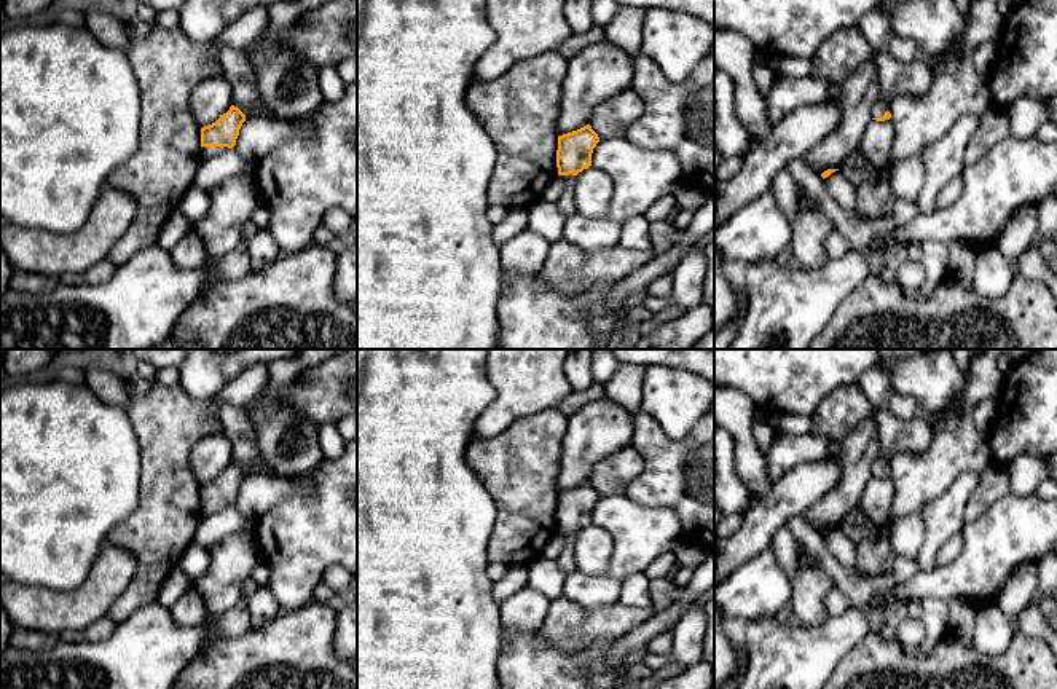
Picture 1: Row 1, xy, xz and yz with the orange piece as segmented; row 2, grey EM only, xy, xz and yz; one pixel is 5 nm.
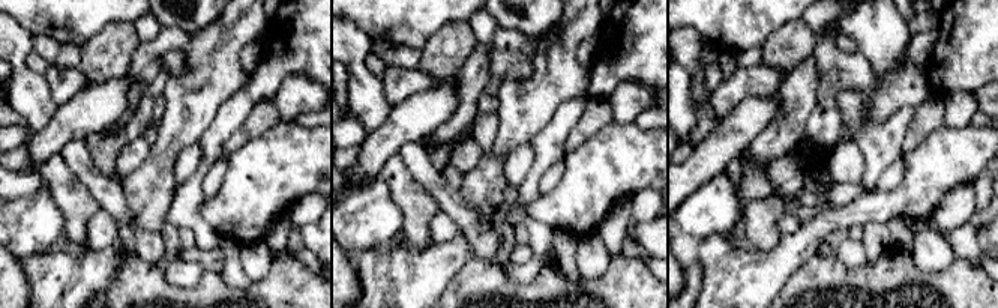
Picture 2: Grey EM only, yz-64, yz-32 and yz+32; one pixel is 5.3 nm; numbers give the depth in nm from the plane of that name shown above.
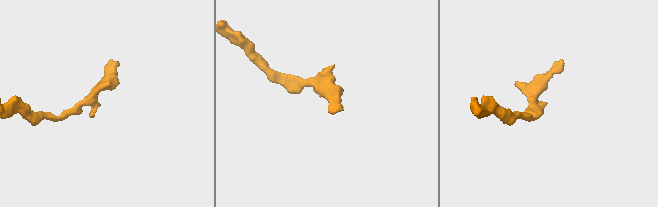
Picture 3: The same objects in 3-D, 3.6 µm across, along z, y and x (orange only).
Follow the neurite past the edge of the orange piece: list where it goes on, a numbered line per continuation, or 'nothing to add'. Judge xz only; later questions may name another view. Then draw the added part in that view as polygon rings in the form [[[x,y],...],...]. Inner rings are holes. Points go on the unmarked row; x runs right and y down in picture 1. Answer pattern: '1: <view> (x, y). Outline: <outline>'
nothing to add

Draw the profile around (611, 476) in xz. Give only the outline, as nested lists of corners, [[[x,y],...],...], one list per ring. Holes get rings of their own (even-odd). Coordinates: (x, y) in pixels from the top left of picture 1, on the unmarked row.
[[[627,445],[596,464],[590,483],[598,491],[599,498],[625,494],[630,482],[642,470],[642,456],[631,445]]]

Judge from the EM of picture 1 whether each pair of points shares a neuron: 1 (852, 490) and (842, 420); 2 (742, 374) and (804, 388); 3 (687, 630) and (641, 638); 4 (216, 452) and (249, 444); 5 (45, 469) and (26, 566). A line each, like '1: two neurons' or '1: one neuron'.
1: two neurons
2: one neuron
3: two neurons
4: two neurons
5: one neuron

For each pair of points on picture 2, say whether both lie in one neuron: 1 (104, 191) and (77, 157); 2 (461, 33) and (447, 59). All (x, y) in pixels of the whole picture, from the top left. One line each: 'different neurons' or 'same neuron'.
1: same neuron
2: same neuron

